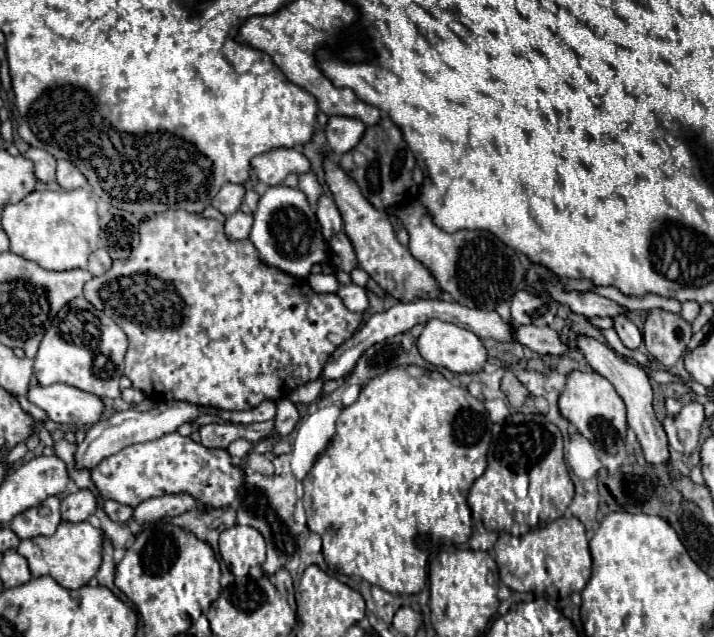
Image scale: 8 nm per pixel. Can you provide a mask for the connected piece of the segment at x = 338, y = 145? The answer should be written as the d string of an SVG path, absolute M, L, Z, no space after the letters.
M330 117L326 127L326 139L330 149L336 155L344 155L344 151L350 151L360 141L360 135L364 135L366 125L352 117Z

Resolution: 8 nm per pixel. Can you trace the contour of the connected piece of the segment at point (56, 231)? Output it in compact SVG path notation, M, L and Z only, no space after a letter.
M88 189L34 191L24 201L4 207L2 229L10 239L12 253L50 271L84 269L100 233L96 201Z

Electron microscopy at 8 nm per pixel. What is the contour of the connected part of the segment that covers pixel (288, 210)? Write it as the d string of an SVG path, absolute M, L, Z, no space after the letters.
M284 185L270 187L264 197L260 197L248 239L260 251L260 259L264 263L278 267L294 277L308 277L312 265L326 259L326 241L320 233L316 215L300 189L290 189Z

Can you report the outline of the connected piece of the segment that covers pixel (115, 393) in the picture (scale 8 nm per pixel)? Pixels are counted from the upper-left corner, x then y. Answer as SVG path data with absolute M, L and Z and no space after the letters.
M76 297L66 303L50 329L46 331L40 349L34 359L34 375L42 387L52 383L66 383L86 393L94 393L104 399L120 397L118 381L124 373L126 335L104 311L98 311L84 297Z

